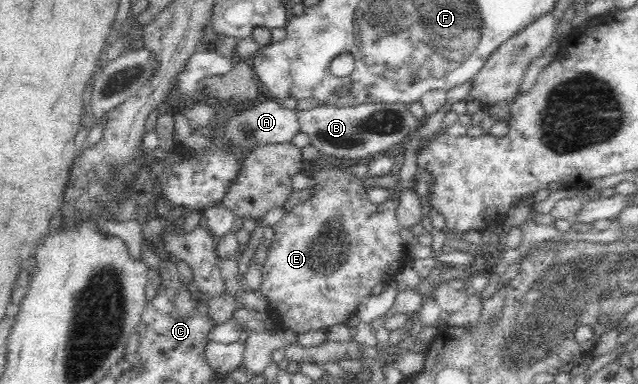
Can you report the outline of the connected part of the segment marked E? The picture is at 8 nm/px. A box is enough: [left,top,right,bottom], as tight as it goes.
[258,163,409,334]

